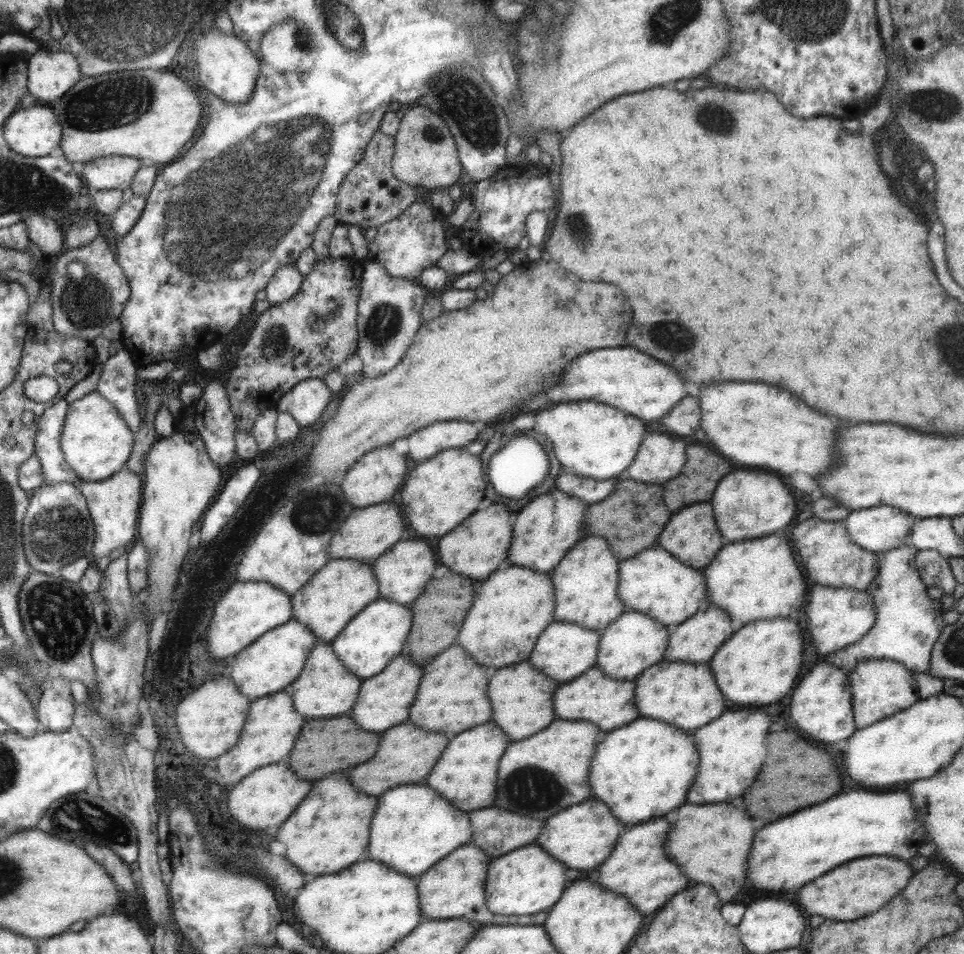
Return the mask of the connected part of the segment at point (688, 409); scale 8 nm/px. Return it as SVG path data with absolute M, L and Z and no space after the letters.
M686 395L664 417L662 424L668 432L676 432L680 436L690 436L701 428L701 412L698 408L698 396Z

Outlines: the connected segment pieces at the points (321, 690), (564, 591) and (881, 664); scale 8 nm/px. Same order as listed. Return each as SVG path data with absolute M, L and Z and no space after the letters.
M318 640L310 651L302 672L286 691L292 694L294 708L298 714L304 716L305 720L308 718L334 718L338 714L348 712L354 706L362 680L346 668L334 652L330 642Z
M588 535L580 540L552 572L556 610L554 621L563 621L596 629L601 635L606 627L625 612L624 602L618 598L620 560L614 556L606 538Z
M870 659L860 661L850 674L850 686L852 688L852 704L854 708L854 720L856 728L866 728L888 718L901 710L910 708L920 695L918 683L913 678L913 672L908 670L902 663L890 659Z

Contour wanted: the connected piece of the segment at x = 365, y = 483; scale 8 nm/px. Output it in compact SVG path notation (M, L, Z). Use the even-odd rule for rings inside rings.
M382 446L382 448L376 448L376 450L368 452L366 456L362 456L348 470L348 474L346 474L344 482L342 482L342 490L344 490L346 500L350 504L354 504L358 508L366 508L366 506L390 500L398 492L404 478L406 478L406 458L396 454L390 446Z

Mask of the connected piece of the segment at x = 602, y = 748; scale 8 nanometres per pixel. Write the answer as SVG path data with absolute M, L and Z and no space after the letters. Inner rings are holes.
M637 718L628 724L621 726L614 732L604 734L606 736L602 742L598 742L594 760L590 765L590 788L591 797L596 794L598 800L602 800L612 814L622 820L624 824L640 824L648 822L650 818L656 816L666 816L668 812L676 810L686 802L686 794L696 778L698 772L698 750L690 738L688 732L656 720L656 718Z

